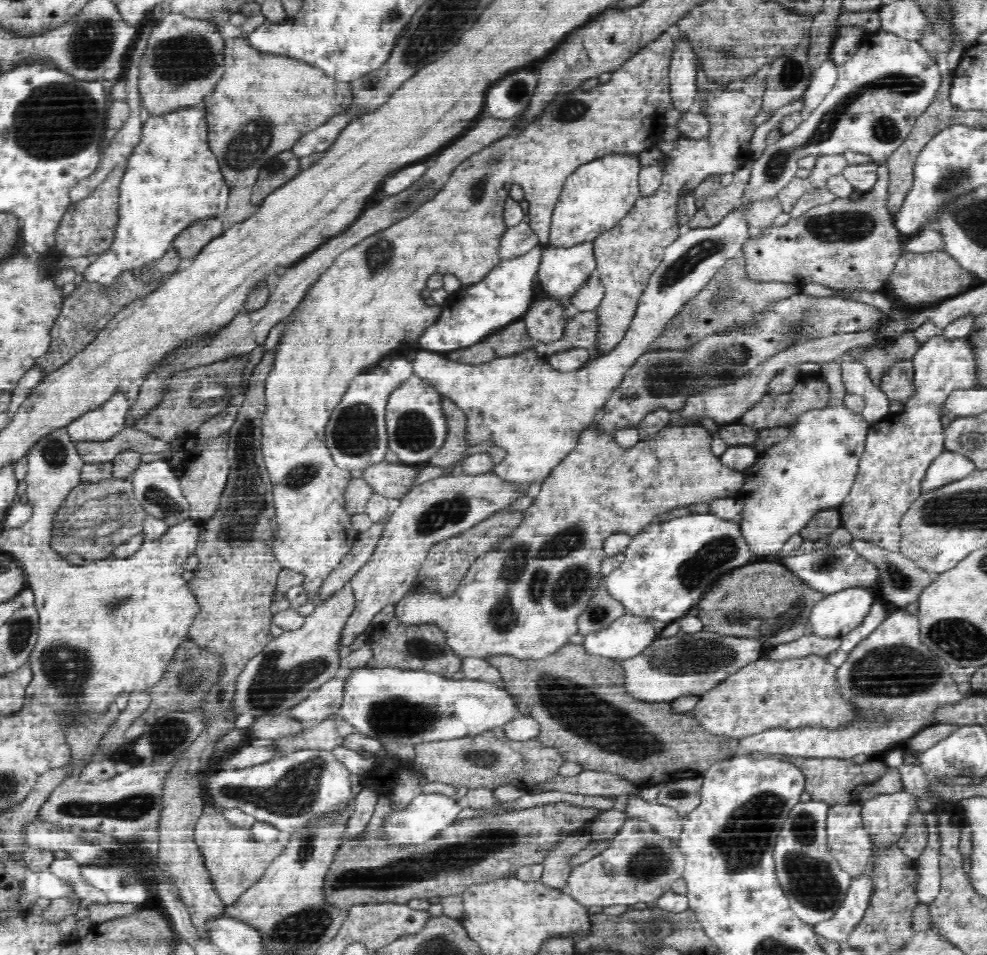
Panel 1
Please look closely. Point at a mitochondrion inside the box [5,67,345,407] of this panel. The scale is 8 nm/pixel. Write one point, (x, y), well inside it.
(58, 121)

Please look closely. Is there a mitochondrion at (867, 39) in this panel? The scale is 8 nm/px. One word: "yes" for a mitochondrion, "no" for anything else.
no

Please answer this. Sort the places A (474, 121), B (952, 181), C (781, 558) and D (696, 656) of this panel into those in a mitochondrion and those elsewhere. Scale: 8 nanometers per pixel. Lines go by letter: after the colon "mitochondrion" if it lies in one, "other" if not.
A: other
B: mitochondrion
C: other
D: mitochondrion

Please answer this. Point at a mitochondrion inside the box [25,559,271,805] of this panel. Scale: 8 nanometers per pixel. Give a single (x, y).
(67, 667)

